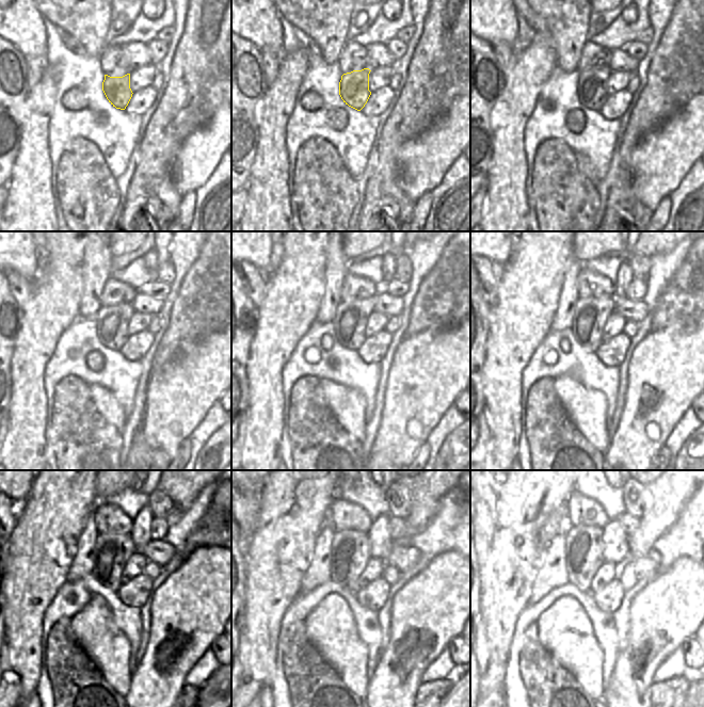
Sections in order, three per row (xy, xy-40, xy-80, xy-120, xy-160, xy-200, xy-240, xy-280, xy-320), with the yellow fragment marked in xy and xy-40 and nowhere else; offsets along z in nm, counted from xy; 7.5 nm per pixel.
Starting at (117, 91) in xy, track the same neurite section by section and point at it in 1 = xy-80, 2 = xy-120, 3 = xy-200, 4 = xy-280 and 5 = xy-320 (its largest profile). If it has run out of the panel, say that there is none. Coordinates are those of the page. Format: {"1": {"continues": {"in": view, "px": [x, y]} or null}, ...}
{"1": {"continues": {"in": "xy-80", "px": [591, 87]}}, "2": {"continues": {"in": "xy-120", "px": [112, 322]}}, "3": {"continues": {"in": "xy-200", "px": [590, 315]}}, "4": {"continues": {"in": "xy-280", "px": [350, 549]}}, "5": {"continues": {"in": "xy-320", "px": [584, 548]}}}

